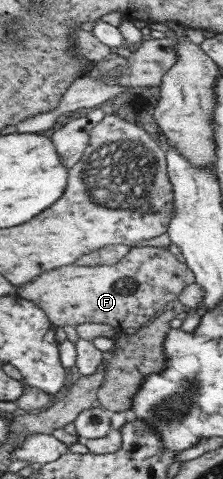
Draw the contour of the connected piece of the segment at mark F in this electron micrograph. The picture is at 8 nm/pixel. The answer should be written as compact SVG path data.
M134 247L121 260L111 265L78 266L70 264L58 267L52 271L46 271L38 278L26 285L20 285L17 295L22 296L47 312L48 318L57 326L71 325L75 327L78 323L107 323L121 331L128 327L141 328L152 322L154 315L166 307L168 303L179 299L179 295L196 283L195 272L191 267L176 259L172 251L162 247Z

